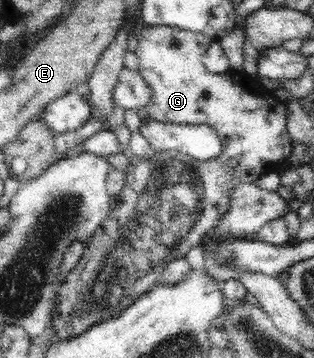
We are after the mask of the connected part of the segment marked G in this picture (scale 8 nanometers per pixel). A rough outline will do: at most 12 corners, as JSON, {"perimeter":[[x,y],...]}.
{"perimeter":[[138,21],[150,119],[211,126],[211,161],[132,153],[119,203],[50,311],[55,340],[120,314],[295,145],[218,39]]}

